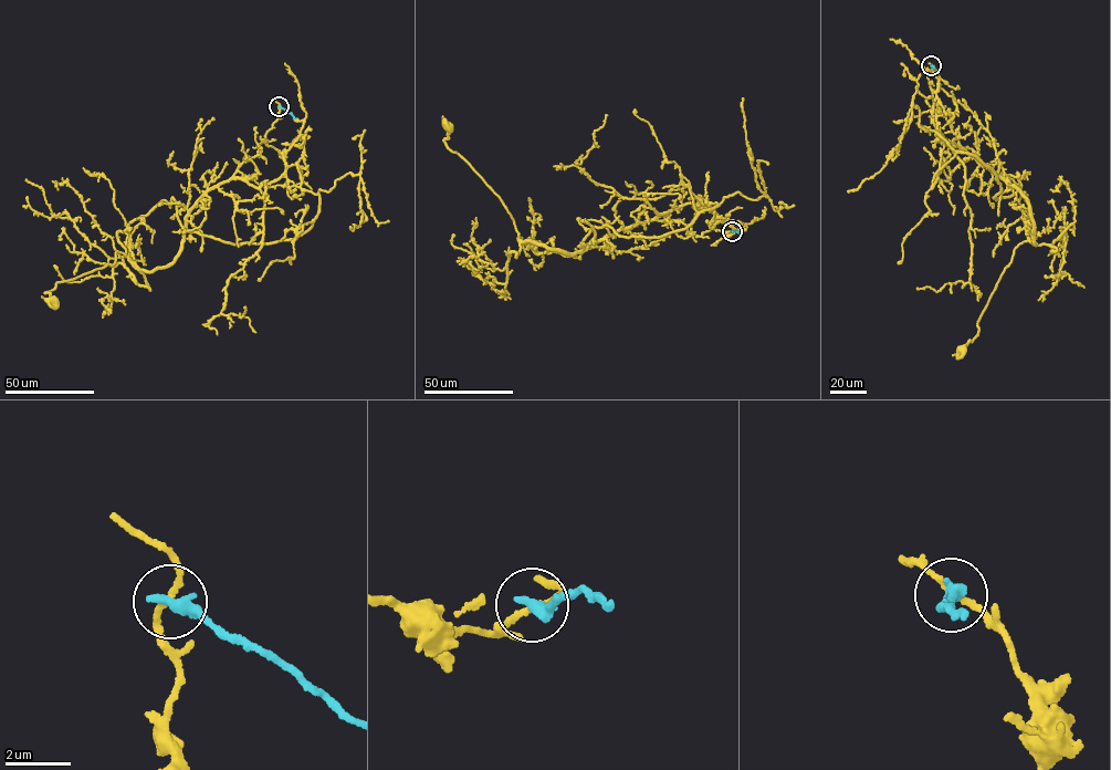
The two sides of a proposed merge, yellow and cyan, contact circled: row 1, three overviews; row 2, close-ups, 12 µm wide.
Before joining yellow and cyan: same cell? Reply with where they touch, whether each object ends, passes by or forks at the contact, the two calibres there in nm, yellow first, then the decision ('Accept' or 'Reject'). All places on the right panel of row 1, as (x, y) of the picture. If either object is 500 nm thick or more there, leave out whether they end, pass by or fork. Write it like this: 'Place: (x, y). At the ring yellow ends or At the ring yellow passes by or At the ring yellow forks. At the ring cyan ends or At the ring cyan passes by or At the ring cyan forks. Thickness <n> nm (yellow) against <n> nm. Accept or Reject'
Place: (931, 65). At the ring yellow passes by. At the ring cyan ends. Thickness 180 nm (yellow) against 440 nm. Reject

